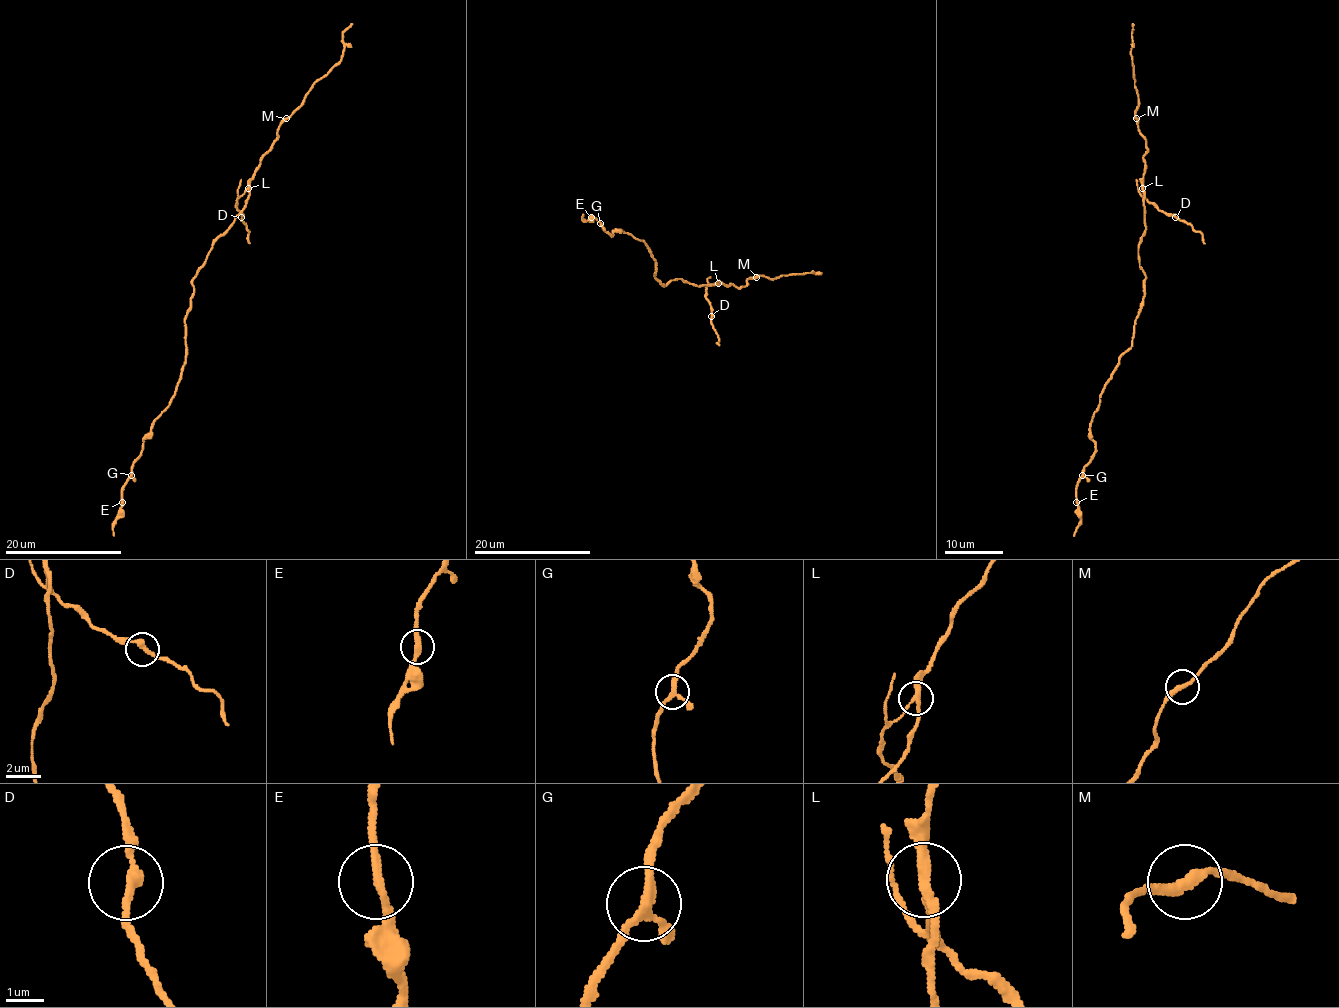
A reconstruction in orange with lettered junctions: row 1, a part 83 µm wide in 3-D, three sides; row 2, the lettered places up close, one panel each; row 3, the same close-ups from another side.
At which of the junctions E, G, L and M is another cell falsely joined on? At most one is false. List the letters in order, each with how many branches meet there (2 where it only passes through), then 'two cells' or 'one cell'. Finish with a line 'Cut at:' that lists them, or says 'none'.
E: 2 | one cell
G: 3 | one cell
L: 3 | two cells
M: 2 | one cell
Cut at: L

